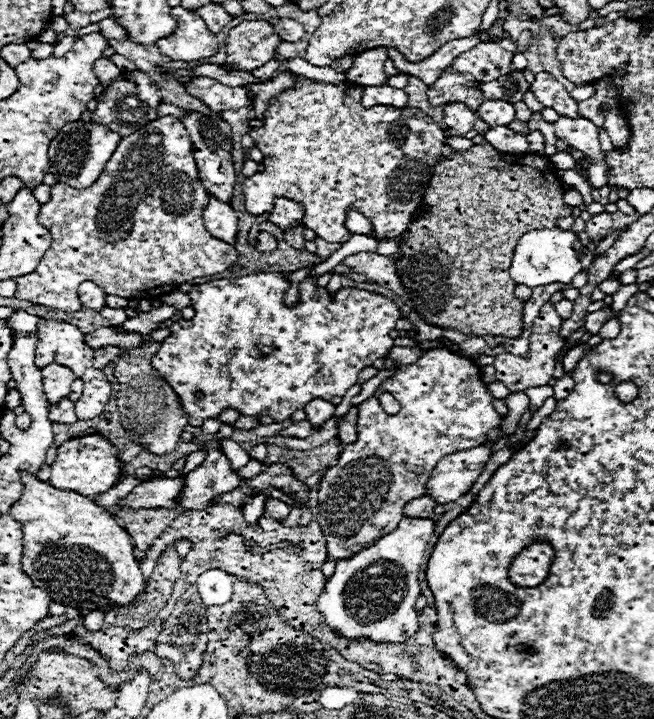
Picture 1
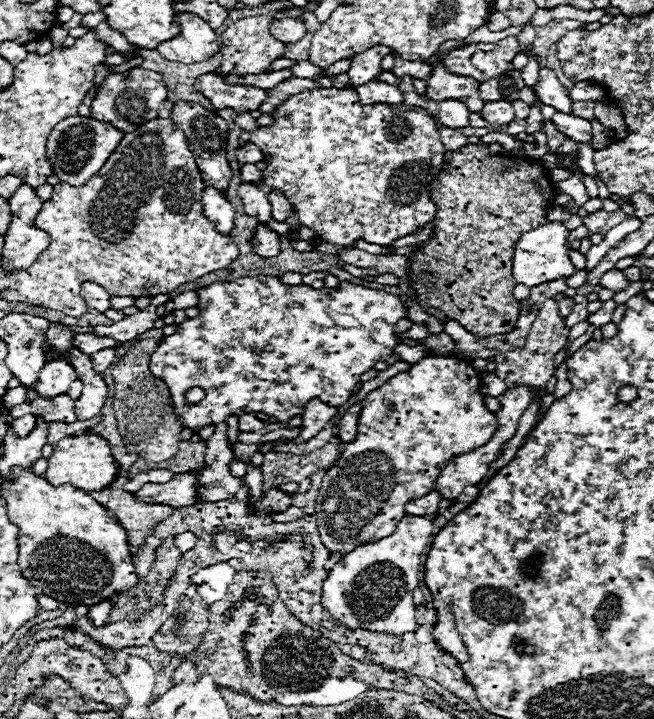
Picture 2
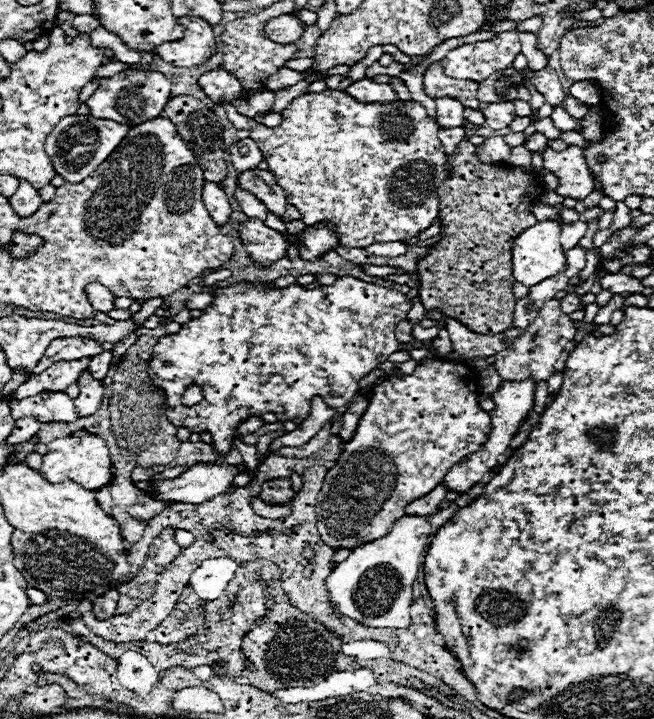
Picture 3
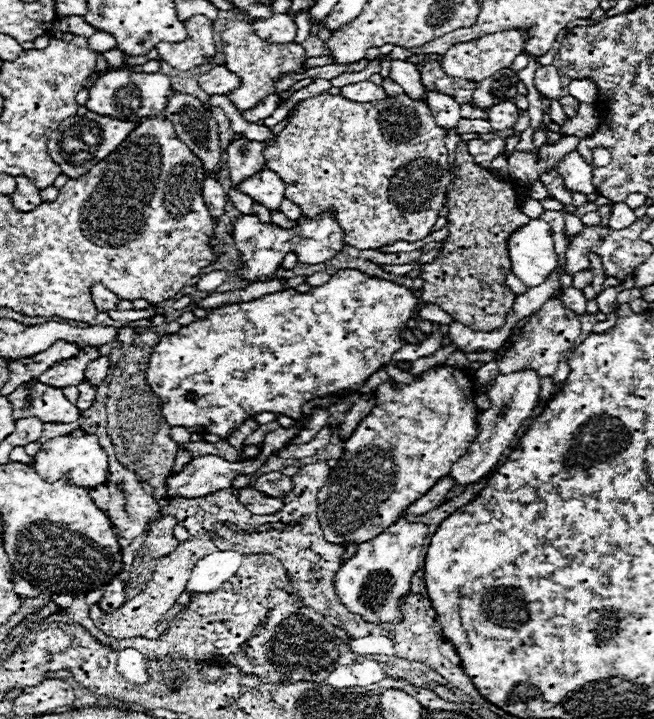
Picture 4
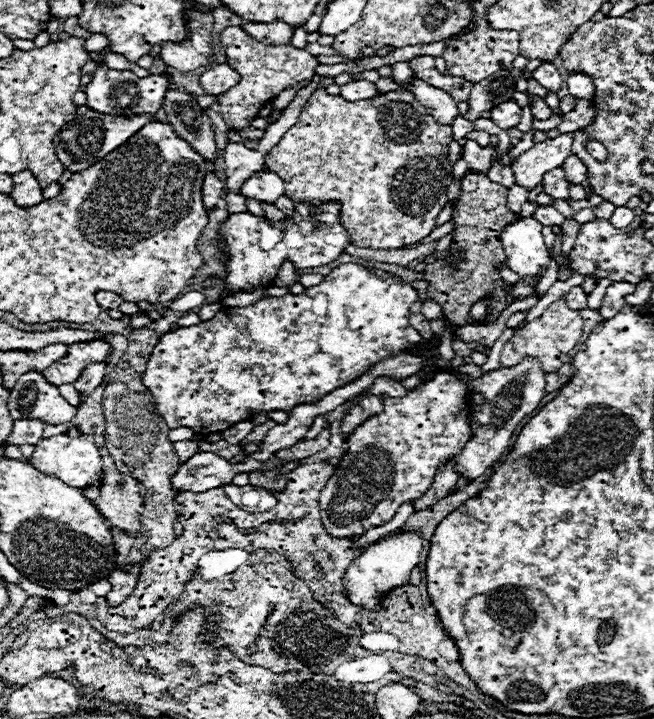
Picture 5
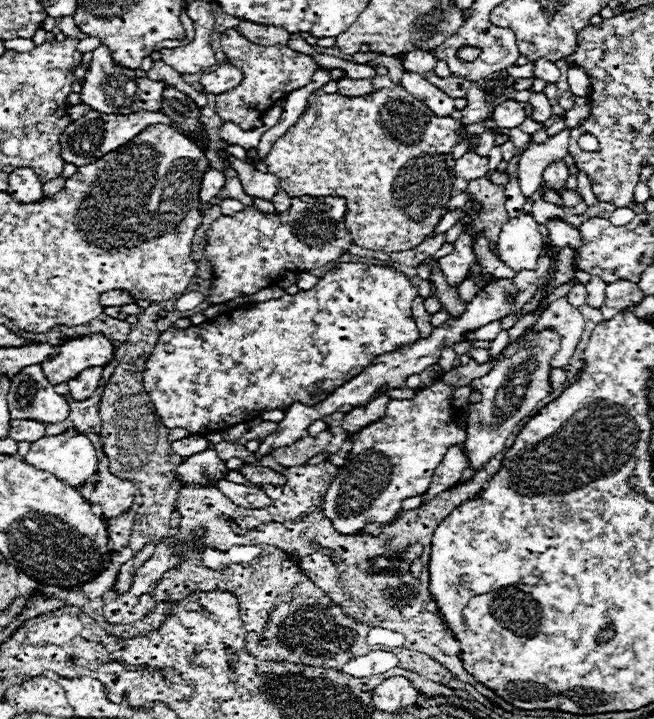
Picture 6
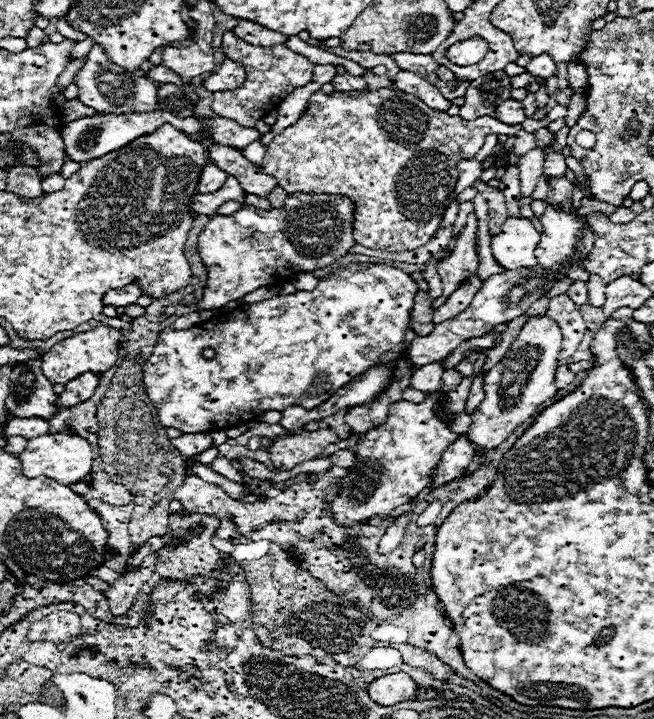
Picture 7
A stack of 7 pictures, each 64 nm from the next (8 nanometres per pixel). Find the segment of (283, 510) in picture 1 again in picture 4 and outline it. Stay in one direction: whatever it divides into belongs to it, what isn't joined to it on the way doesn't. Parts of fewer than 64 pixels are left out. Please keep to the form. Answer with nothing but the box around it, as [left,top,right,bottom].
[254,472,292,498]

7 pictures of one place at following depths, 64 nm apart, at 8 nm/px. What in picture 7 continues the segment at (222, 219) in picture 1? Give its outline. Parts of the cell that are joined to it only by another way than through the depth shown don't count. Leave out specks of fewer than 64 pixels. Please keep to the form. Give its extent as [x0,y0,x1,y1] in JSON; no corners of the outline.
[198,164,226,194]

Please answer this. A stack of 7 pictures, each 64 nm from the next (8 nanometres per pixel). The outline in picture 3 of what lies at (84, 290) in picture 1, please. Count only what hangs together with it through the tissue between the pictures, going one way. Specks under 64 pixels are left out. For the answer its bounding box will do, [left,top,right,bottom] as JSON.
[86,284,116,312]

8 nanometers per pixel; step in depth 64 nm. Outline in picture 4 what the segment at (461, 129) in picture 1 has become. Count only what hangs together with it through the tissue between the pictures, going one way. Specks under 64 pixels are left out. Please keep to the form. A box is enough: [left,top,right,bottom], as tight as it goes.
[422,90,462,128]

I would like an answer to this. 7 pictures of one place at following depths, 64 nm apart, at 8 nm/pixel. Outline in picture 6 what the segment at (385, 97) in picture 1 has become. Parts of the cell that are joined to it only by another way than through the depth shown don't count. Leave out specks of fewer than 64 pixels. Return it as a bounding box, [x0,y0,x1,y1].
[338,78,372,96]

